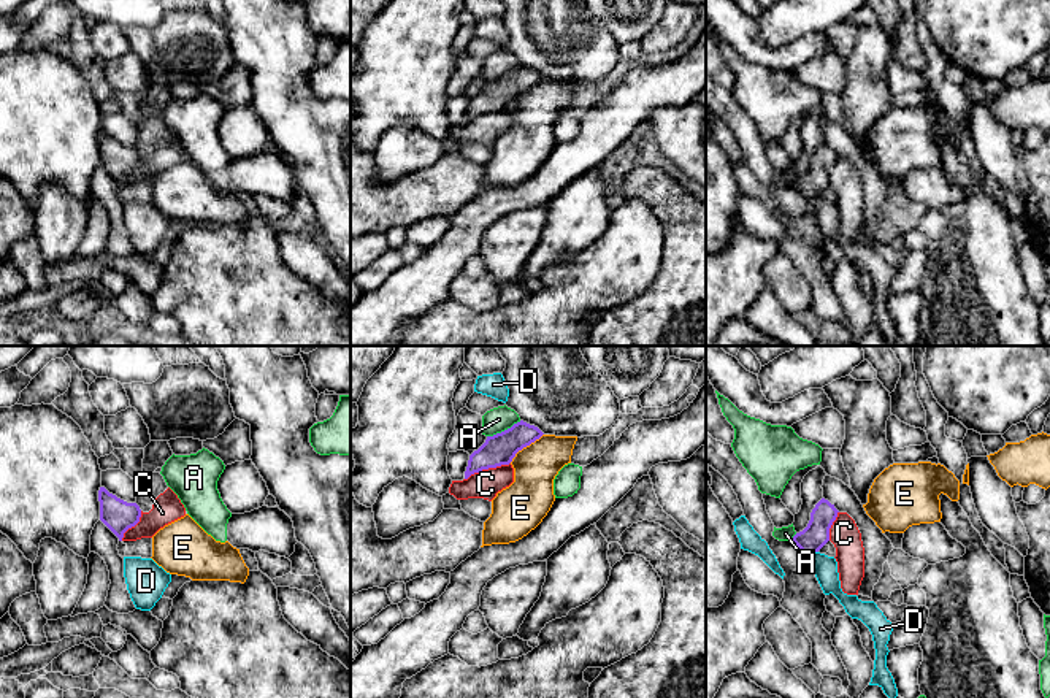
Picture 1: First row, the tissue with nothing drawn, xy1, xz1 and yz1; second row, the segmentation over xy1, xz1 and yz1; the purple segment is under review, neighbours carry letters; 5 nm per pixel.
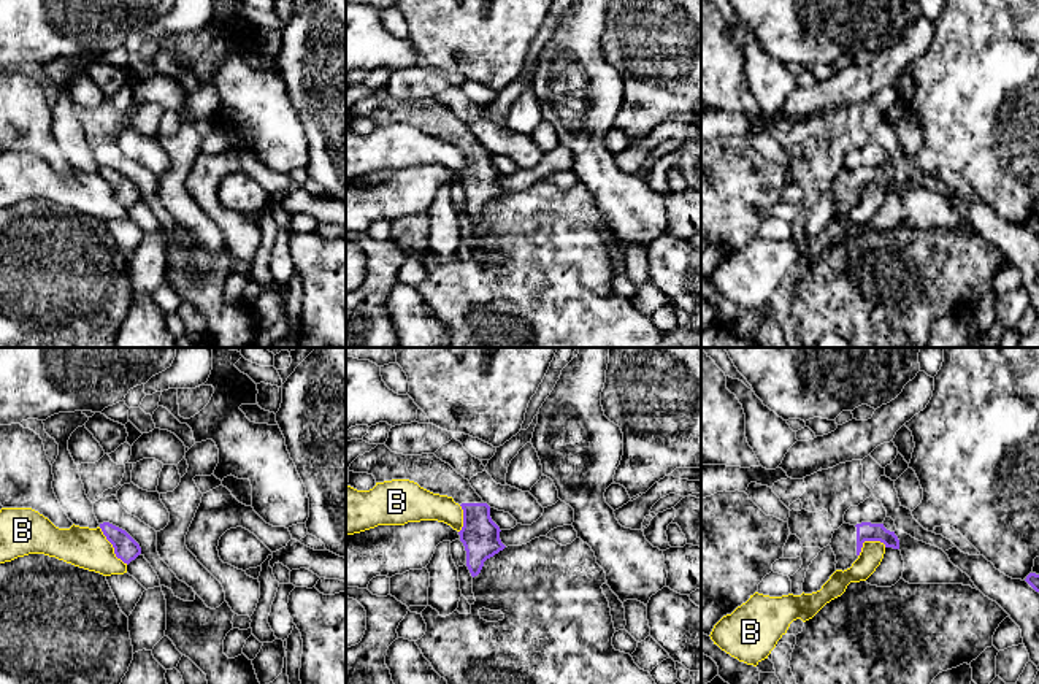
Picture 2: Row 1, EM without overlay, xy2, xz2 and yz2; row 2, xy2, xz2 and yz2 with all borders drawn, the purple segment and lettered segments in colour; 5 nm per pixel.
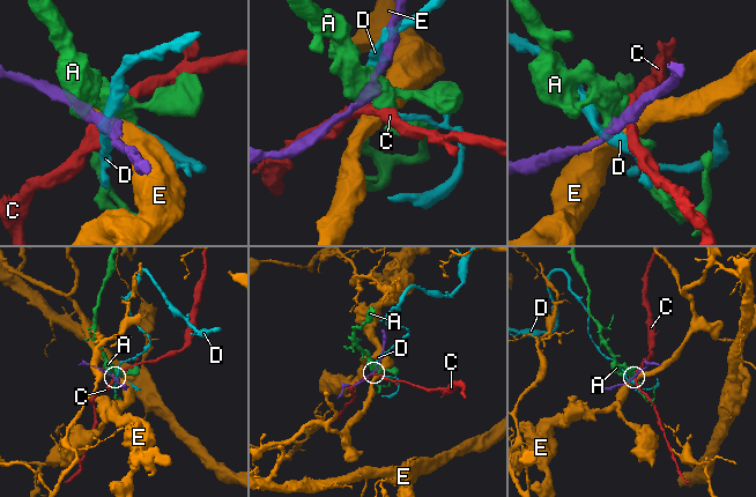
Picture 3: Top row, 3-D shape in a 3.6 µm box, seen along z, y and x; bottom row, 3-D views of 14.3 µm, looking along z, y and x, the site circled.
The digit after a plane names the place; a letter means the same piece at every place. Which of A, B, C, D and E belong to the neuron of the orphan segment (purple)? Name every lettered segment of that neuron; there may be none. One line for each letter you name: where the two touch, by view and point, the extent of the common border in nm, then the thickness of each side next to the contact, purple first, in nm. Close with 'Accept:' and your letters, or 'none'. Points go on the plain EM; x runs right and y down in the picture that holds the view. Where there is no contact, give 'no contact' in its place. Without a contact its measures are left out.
Accept: none

